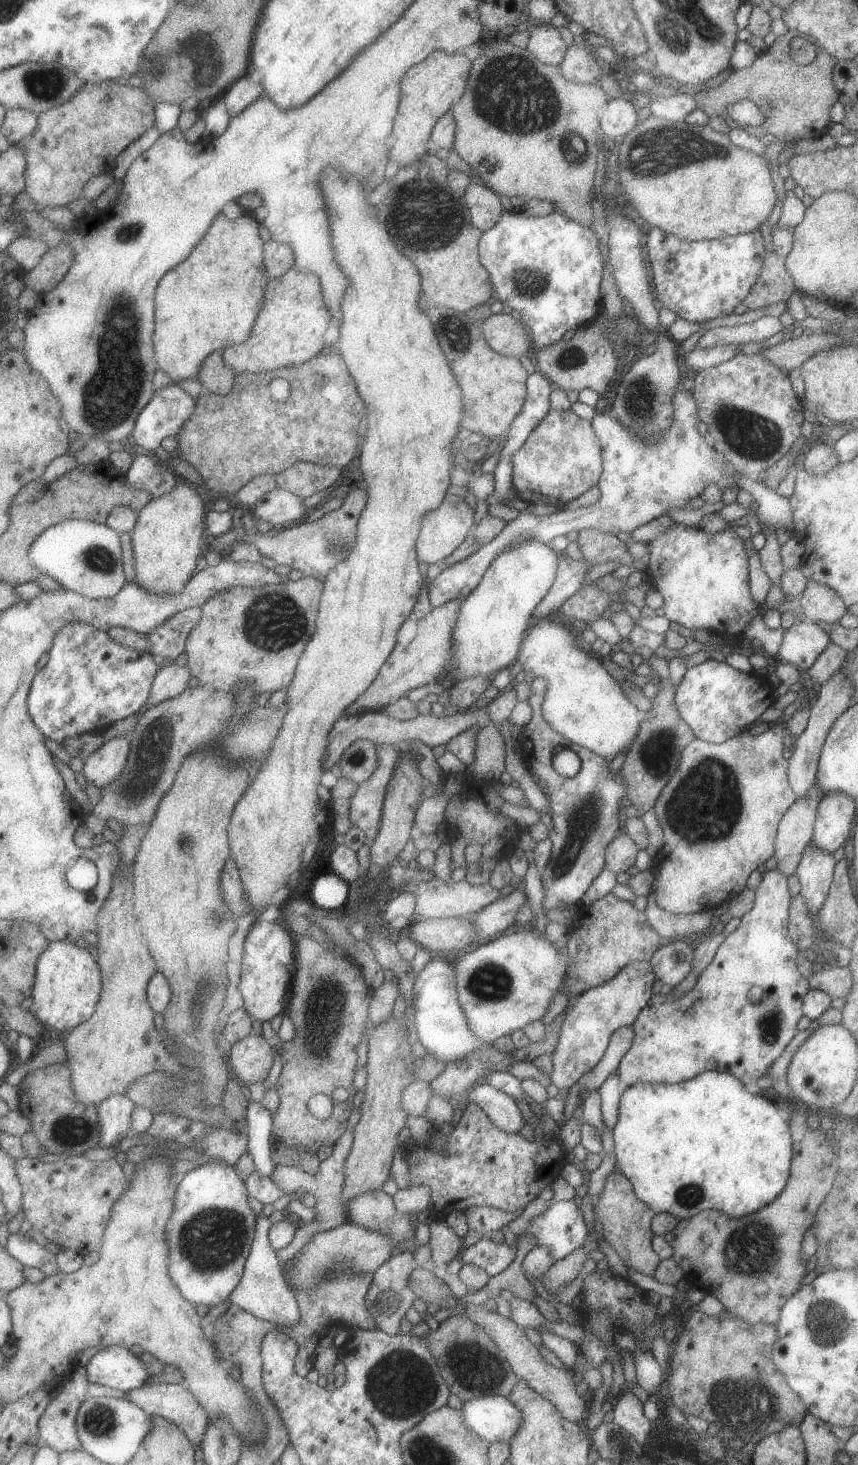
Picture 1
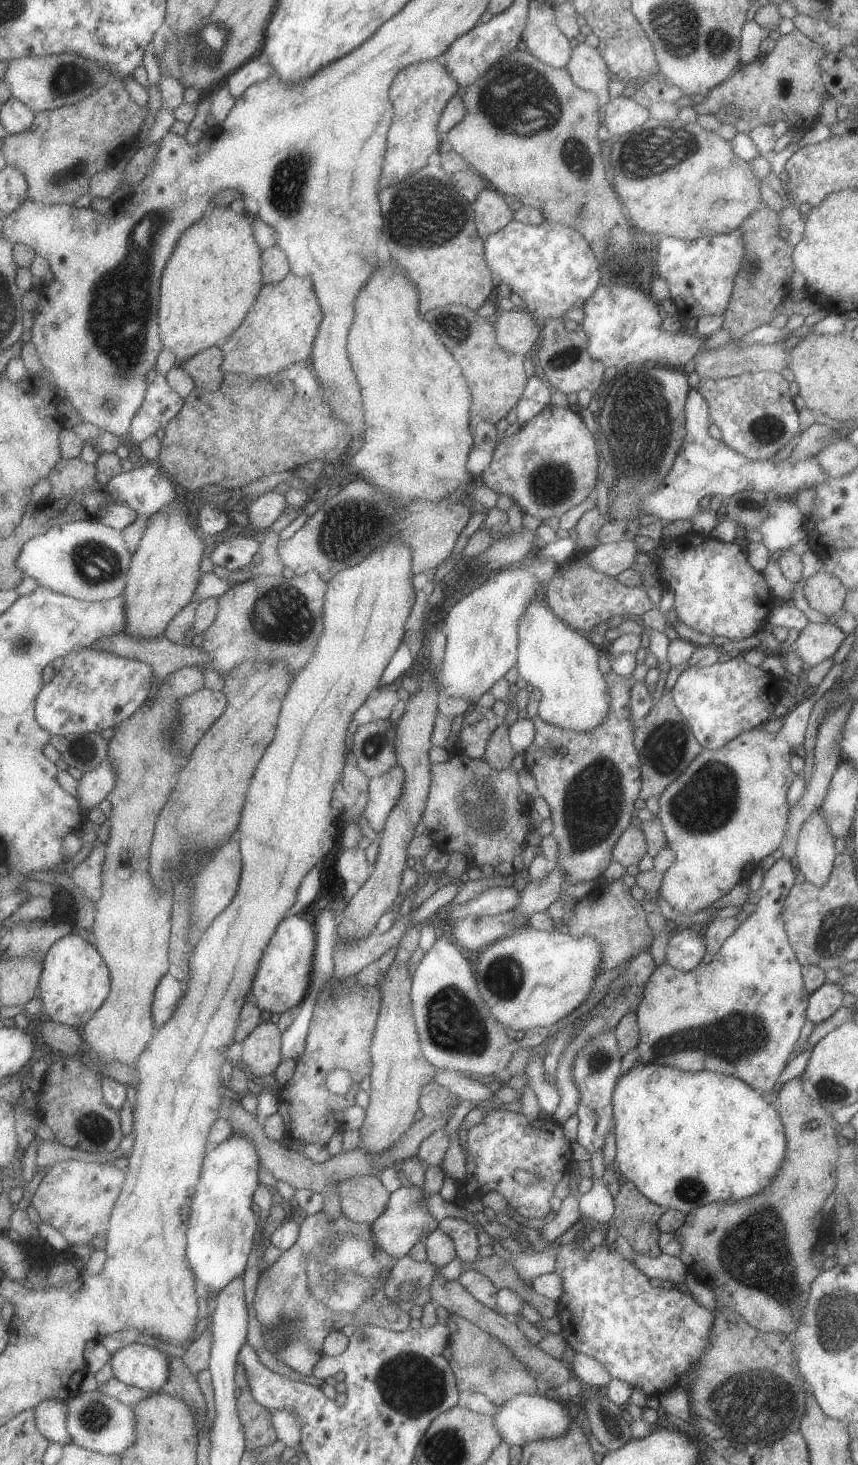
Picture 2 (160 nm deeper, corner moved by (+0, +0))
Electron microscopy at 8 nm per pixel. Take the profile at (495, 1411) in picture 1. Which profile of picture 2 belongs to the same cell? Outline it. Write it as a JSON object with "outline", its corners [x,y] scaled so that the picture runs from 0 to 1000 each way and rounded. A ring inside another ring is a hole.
{"outline":[[[631,951],[624,952],[603,952],[585,959],[575,967],[579,977],[585,984],[592,986],[608,988],[612,985],[655,981],[664,973],[663,965],[659,960],[649,956],[634,954]]]}

